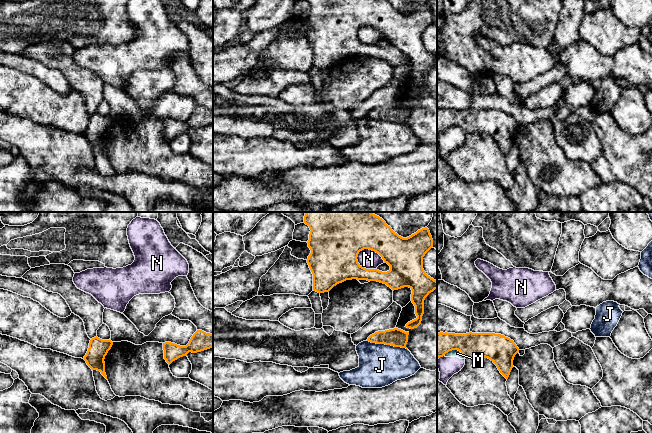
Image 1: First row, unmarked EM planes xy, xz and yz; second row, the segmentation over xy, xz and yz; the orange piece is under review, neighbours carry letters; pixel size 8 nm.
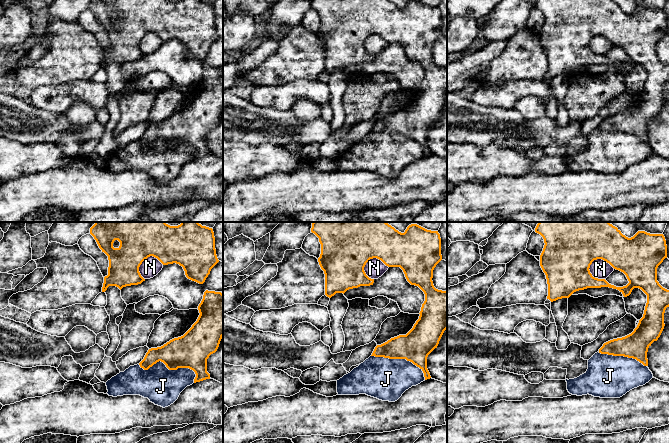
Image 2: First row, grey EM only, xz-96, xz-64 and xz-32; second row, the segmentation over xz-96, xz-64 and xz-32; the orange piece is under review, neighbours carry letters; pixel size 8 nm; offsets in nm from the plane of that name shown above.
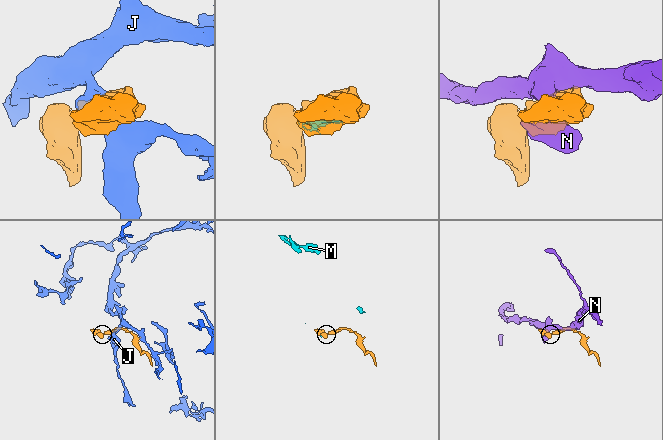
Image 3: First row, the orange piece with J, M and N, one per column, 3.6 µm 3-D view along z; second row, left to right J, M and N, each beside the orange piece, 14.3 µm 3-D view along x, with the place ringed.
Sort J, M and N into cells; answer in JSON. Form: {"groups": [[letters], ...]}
{"groups": [["J"], ["M", "N"]]}

